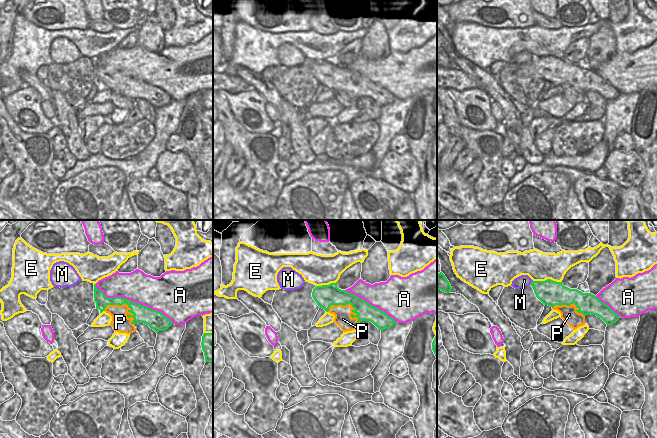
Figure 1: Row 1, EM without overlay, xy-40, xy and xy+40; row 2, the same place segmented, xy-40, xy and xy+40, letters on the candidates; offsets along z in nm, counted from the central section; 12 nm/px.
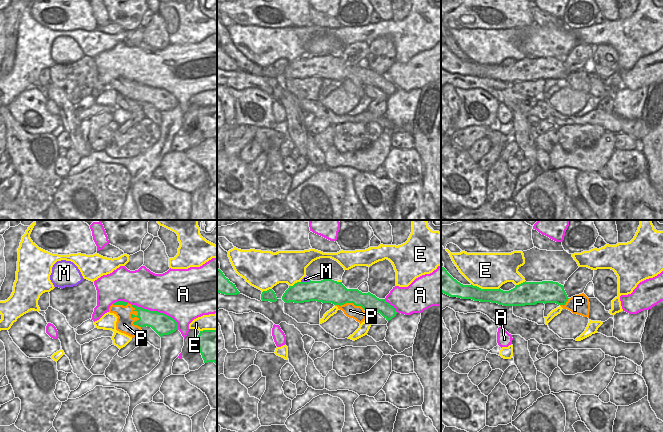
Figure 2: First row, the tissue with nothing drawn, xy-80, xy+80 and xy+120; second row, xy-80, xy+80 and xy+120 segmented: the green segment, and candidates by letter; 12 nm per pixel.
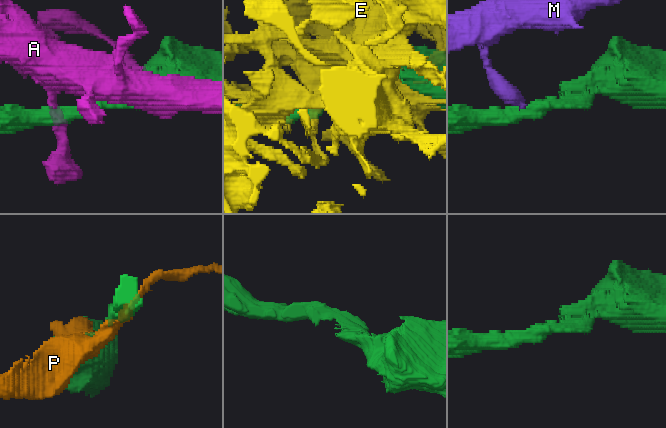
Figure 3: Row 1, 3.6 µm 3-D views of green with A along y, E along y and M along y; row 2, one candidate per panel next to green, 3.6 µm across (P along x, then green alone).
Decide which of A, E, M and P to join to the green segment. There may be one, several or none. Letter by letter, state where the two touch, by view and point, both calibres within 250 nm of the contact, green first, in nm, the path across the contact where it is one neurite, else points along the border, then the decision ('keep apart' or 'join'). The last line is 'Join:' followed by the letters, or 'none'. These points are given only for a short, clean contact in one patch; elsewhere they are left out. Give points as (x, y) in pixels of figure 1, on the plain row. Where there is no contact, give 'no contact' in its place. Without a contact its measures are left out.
A: contact xy-40 (133, 78); calibres 220 and 380 nm; keep apart
E: contact xy+40 (547, 55); calibres 300 and 340 nm; keep apart
M: contact xy+40 (531, 58); calibres 300 and 140 nm; border xy+40 (532, 56), (529, 60); keep apart
P: contact xy-40 (126, 79); calibres 220 and 220 nm; keep apart
Join: none

